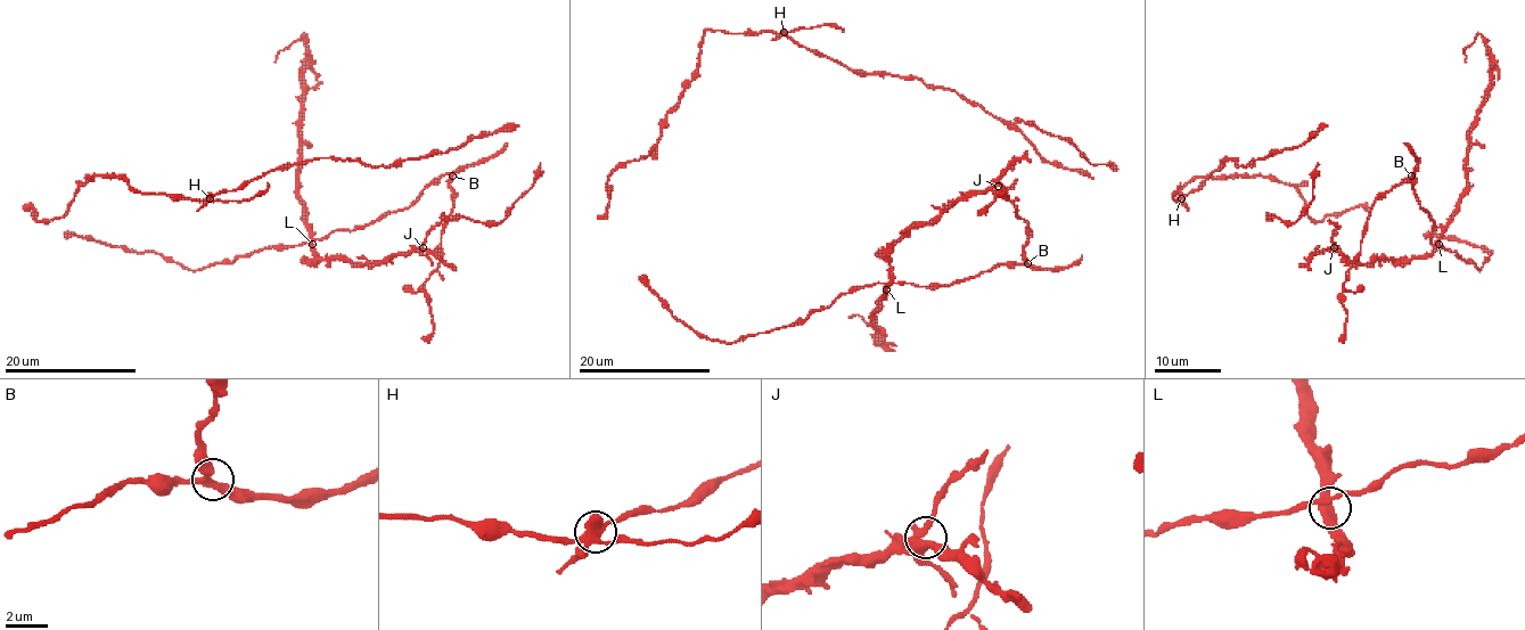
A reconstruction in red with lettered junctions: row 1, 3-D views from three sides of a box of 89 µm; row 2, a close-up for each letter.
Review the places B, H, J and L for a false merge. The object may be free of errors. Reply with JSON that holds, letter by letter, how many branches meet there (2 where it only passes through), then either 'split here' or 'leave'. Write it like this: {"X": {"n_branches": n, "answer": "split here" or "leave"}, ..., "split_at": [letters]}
{"B": {"n_branches": 3, "answer": "leave"}, "H": {"n_branches": 4, "answer": "split here"}, "J": {"n_branches": 4, "answer": "leave"}, "L": {"n_branches": 3, "answer": "leave"}, "split_at": ["H"]}

